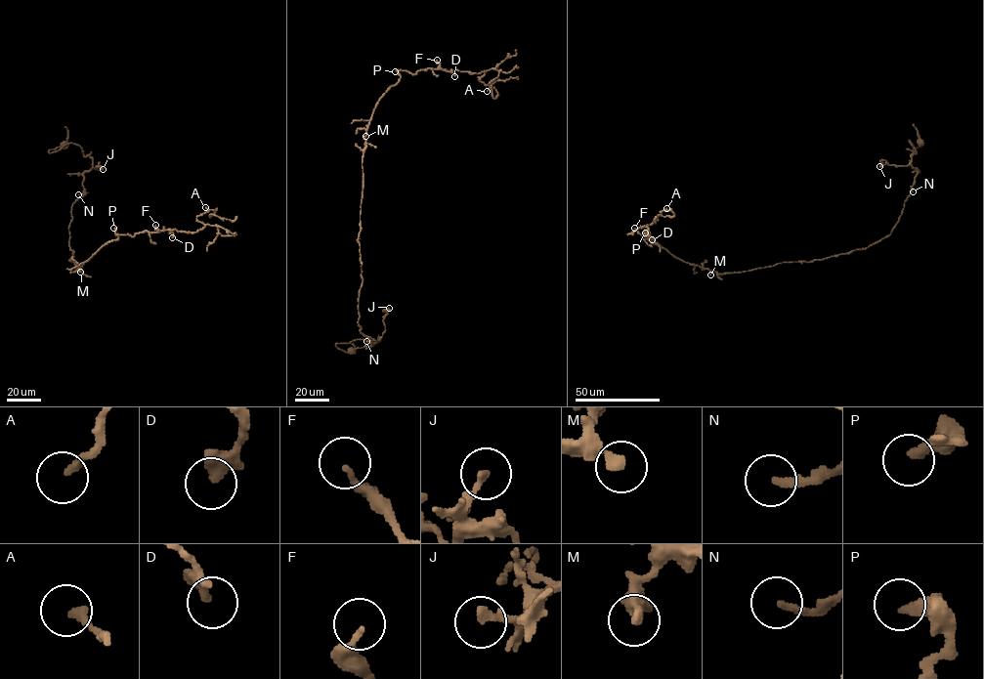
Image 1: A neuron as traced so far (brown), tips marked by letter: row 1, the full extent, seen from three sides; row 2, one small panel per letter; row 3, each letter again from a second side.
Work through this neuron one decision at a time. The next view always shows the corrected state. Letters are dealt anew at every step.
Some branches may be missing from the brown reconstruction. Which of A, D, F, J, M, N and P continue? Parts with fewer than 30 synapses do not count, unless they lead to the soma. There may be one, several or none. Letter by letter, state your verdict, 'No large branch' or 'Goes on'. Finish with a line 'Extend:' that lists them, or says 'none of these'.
A: No large branch
D: No large branch
F: No large branch
J: No large branch
M: No large branch
N: No large branch
P: No large branch
Extend: none of these

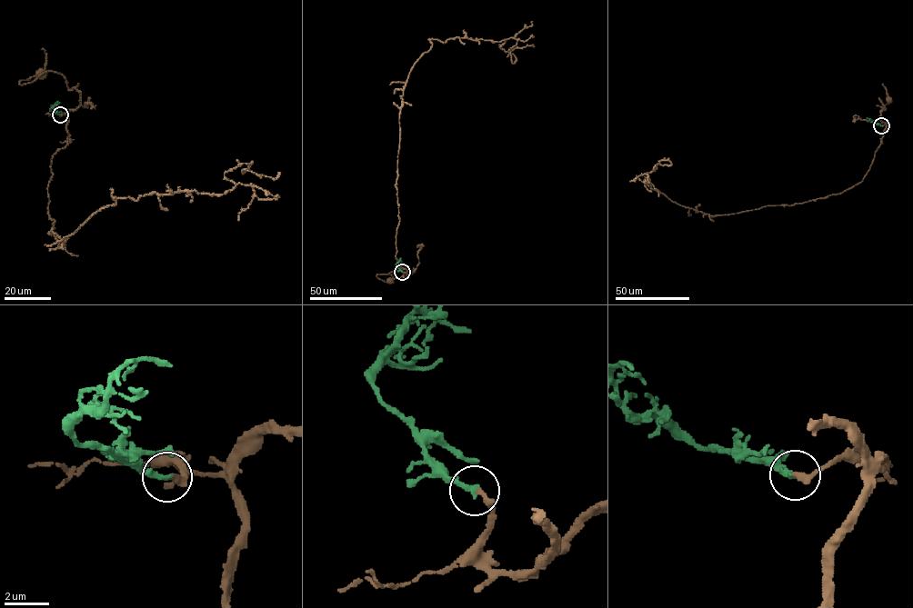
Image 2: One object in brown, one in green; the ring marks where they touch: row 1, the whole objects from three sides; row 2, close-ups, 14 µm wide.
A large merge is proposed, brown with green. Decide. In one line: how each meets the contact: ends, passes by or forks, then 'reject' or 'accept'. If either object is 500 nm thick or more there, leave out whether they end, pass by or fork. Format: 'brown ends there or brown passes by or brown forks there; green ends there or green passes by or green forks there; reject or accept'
brown ends there; green ends there; accept

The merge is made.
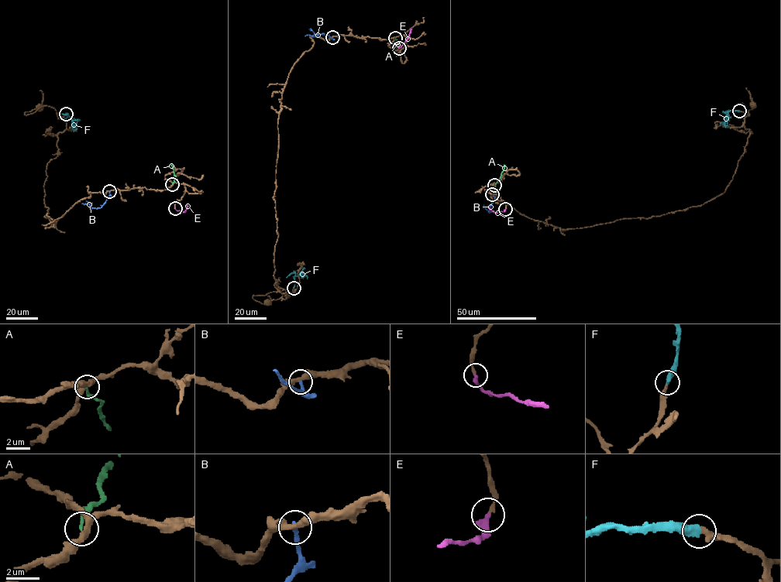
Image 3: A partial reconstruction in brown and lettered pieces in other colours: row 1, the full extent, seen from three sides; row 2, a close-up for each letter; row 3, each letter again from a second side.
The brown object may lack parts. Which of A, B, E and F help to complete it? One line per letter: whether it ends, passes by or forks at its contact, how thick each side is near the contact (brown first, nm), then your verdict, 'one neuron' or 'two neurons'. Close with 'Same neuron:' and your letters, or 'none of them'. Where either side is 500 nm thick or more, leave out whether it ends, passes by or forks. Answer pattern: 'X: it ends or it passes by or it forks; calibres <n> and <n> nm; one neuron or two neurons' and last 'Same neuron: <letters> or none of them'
A: it ends; calibres 400 and 200 nm; two neurons
B: it ends; calibres 400 and 240 nm; two neurons
E: it ends; calibres 240 and 400 nm; one neuron
F: it ends; calibres 340 and 480 nm; one neuron
Same neuron: E, F

